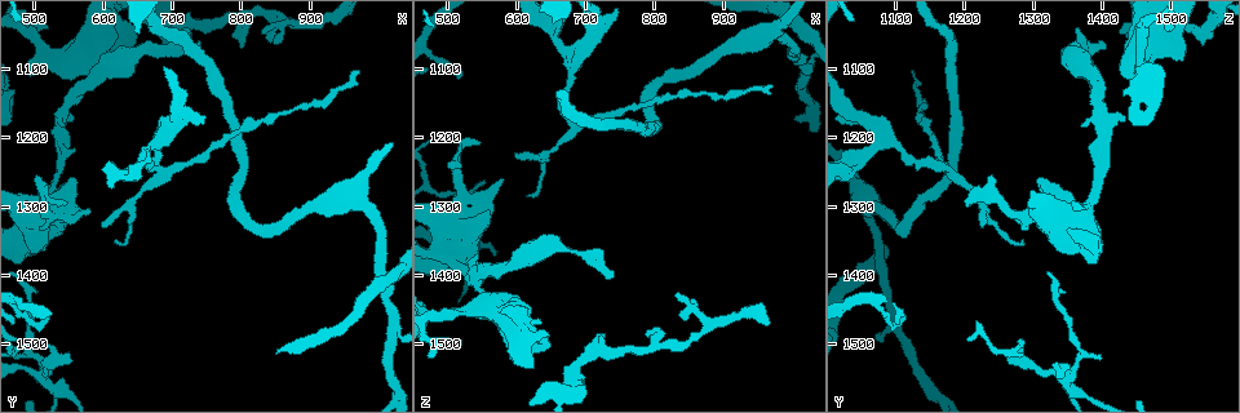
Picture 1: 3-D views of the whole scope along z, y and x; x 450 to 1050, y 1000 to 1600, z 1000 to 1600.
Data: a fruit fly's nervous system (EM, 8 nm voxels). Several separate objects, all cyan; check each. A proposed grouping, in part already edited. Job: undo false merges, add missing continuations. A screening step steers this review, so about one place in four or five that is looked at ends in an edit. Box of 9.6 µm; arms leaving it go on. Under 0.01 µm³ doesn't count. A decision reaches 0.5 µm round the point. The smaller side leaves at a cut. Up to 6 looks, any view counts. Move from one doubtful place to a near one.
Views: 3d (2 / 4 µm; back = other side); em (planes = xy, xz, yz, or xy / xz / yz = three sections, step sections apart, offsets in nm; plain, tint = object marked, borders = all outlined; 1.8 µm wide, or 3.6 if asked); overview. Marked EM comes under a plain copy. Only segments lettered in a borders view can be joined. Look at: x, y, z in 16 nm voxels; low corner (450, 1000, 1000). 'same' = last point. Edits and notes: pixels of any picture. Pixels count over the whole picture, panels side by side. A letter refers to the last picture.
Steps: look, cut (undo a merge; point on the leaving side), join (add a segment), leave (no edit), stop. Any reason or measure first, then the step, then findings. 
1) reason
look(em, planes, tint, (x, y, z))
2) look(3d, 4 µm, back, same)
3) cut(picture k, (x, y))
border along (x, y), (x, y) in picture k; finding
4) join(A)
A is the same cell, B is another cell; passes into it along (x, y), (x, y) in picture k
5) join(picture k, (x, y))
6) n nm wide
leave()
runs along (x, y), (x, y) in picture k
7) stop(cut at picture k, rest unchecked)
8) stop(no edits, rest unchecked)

four arms meet
look(3d, 2 µm, (515, 1545, 1350))

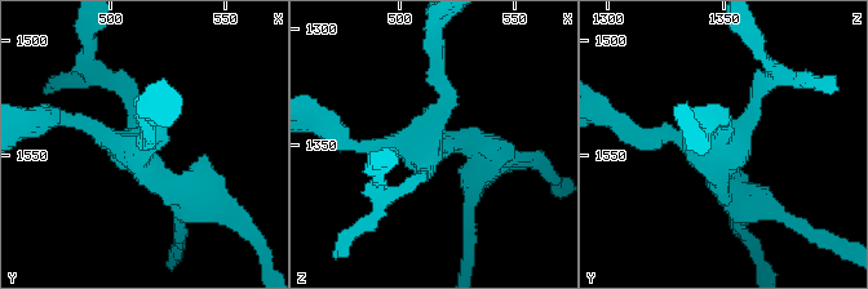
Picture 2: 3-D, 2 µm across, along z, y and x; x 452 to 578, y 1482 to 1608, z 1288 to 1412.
4 arms; shape alone is not enough
look(em, xy, step 16, tint, (512, 1548, 1346))

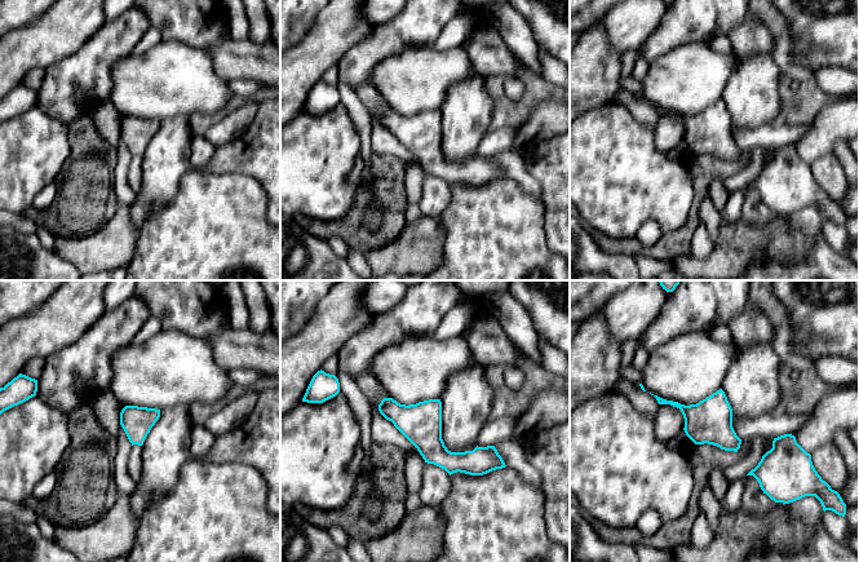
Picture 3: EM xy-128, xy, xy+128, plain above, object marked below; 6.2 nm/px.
look(em, planes, borders, same)

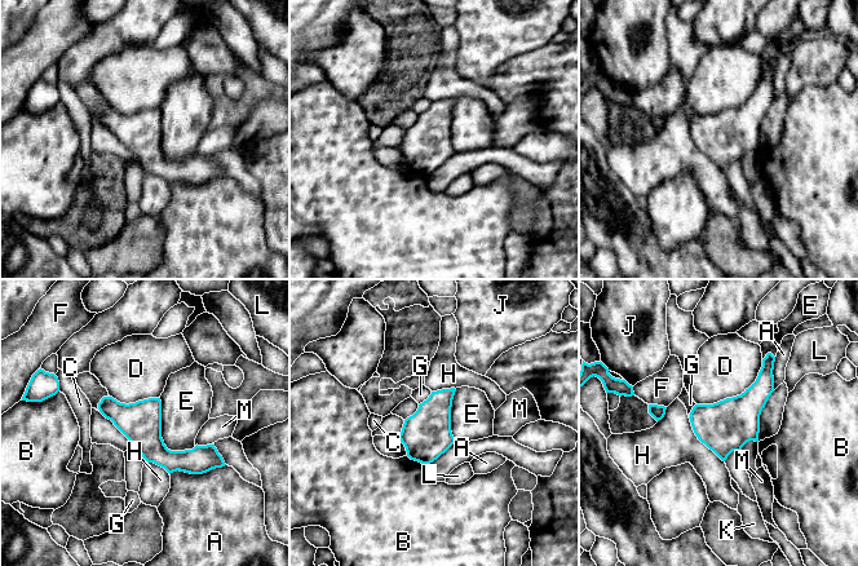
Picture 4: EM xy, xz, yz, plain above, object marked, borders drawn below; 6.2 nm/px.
D touches over 500 nm
leave()
A, B, C, D, E, F, G, H, J, K, L and M are other cells; all the same neuron

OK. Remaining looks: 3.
thick turns thin
look(3d, 4 µm, (540, 1205, 1405))

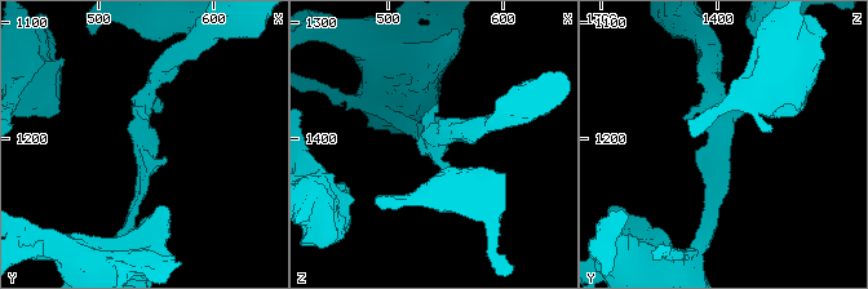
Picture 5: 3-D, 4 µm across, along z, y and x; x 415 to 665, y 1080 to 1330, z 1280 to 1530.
look(em, xy, step 16, tint, (538, 1210, 1402))

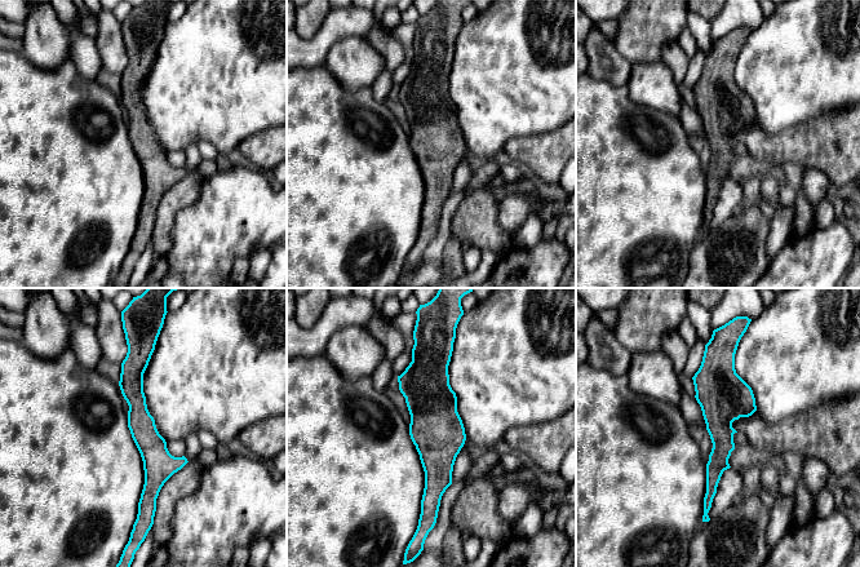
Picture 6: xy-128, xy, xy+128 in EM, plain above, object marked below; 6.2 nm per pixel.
another direction
look(em, planes, borders, same)

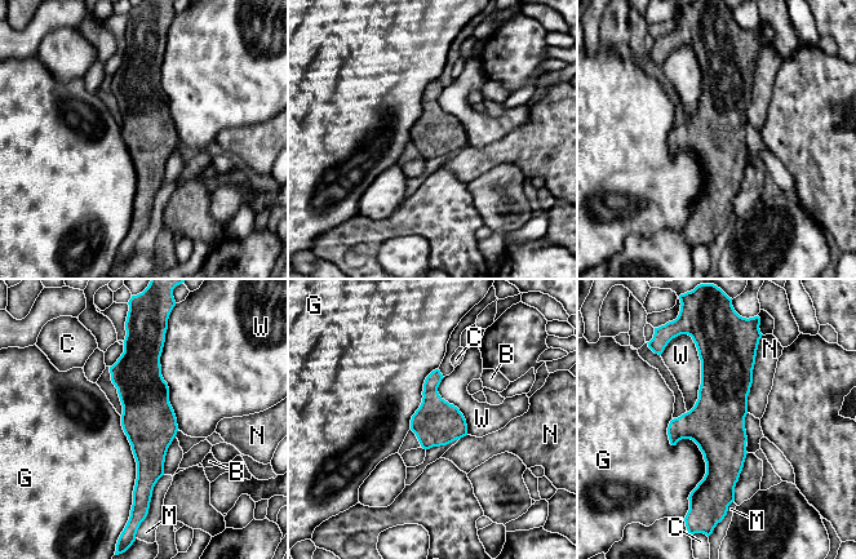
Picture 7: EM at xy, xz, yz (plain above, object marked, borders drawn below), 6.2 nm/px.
W touches over 600 nm
leave()
B, C, G, M, N and W are other cells; border along (672, 418), (690, 506) in picture 7; continuous, no second neuron

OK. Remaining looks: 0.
stop(no edits, rest unchecked)

